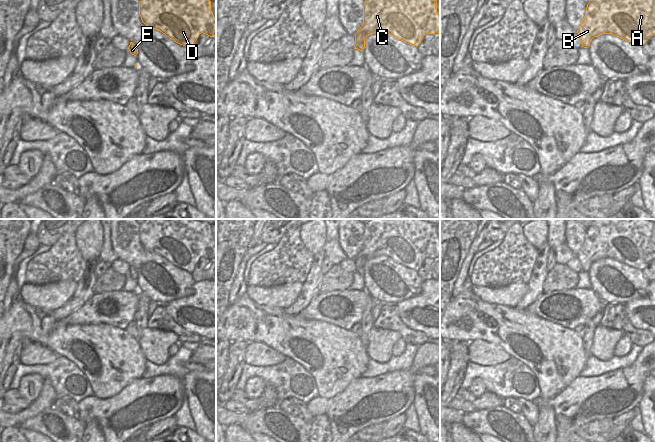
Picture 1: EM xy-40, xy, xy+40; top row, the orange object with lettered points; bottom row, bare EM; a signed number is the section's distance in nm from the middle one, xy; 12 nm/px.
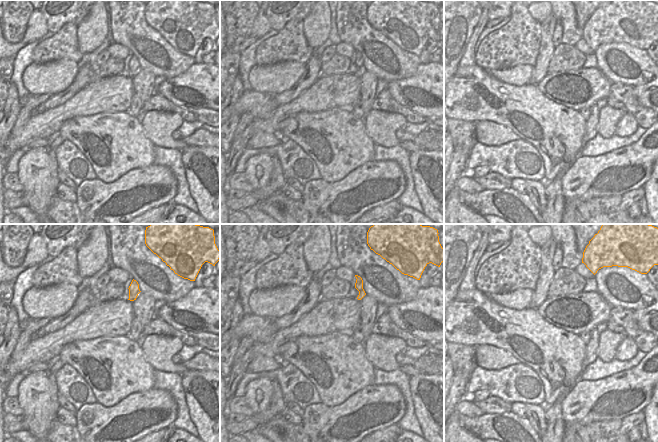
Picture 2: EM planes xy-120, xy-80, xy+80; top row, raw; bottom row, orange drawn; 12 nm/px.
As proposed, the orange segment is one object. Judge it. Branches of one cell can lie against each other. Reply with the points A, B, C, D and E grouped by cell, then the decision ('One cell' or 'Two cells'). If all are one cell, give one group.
Groups: A B C D E. One cell.

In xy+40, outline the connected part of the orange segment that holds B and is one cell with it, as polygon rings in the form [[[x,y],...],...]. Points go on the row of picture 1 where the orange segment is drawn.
[[[591,0],[587,4],[585,16],[577,33],[584,48],[590,46],[594,37],[602,34],[612,34],[642,47],[651,36],[655,35],[655,0]]]

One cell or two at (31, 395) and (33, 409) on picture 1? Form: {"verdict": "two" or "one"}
{"verdict": "two"}

